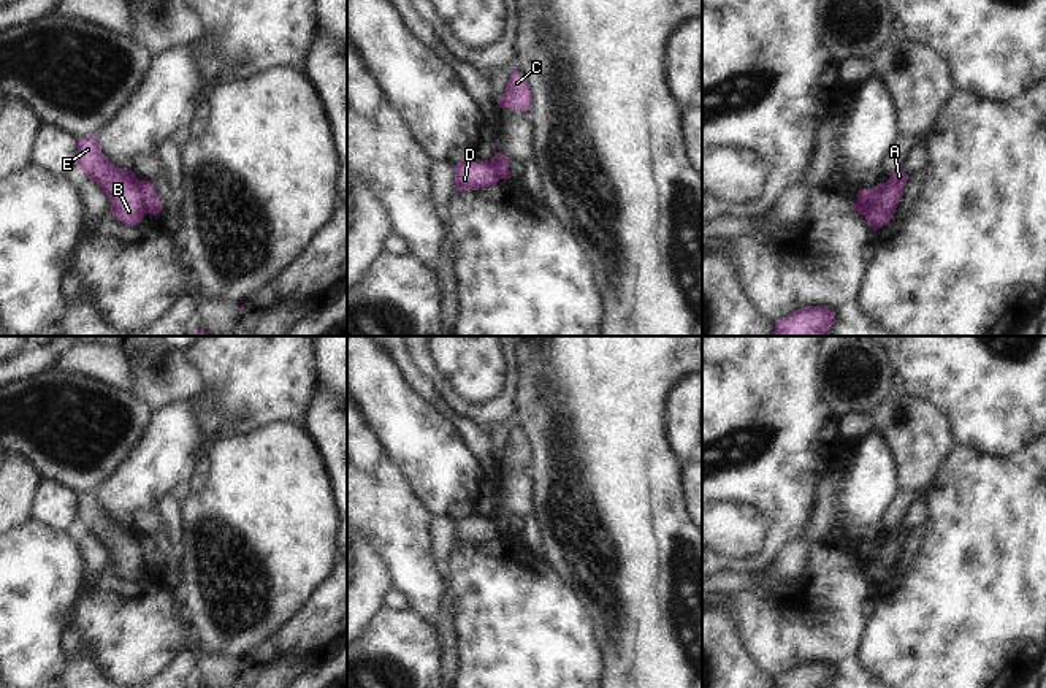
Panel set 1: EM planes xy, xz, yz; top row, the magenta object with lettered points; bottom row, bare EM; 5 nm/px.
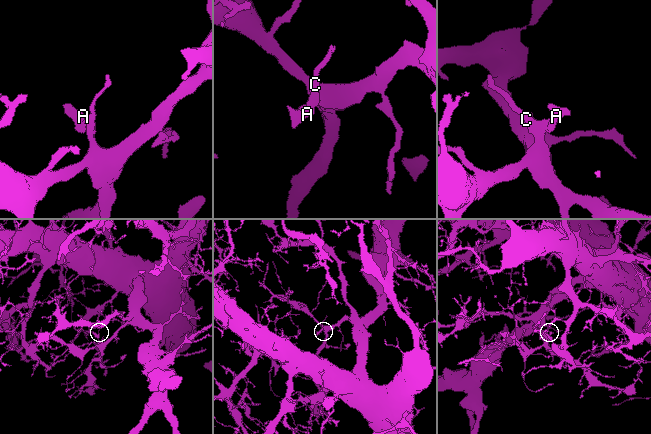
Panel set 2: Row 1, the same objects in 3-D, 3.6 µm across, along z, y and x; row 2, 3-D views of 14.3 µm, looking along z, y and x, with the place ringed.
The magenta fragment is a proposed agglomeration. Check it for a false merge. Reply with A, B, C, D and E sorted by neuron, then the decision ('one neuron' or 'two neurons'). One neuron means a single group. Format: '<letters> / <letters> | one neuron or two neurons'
A B D E / C | two neurons

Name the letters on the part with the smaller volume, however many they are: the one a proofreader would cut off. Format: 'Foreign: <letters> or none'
Foreign: A, B, D, E

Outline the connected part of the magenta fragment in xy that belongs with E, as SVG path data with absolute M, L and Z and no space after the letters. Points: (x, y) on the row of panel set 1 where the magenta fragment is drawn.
M97 135L79 138L76 147L76 166L108 195L111 214L128 227L138 225L146 214L146 206L136 174L116 166L108 159L101 152Z

